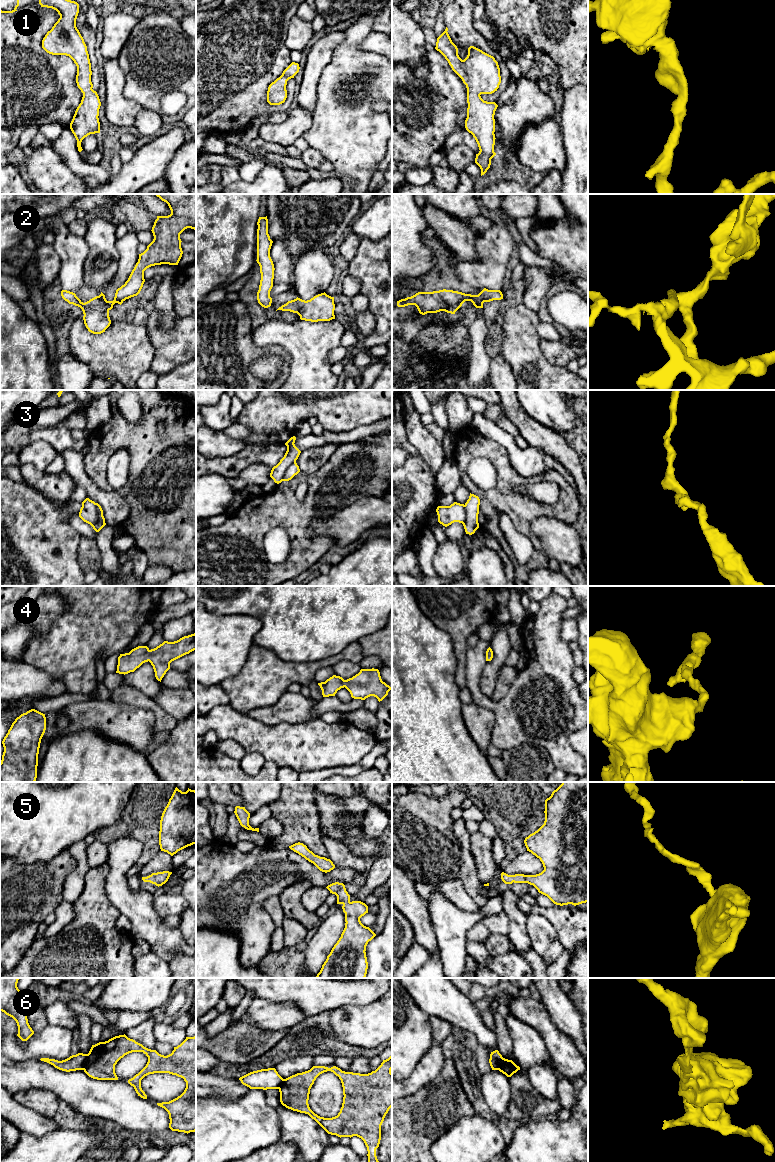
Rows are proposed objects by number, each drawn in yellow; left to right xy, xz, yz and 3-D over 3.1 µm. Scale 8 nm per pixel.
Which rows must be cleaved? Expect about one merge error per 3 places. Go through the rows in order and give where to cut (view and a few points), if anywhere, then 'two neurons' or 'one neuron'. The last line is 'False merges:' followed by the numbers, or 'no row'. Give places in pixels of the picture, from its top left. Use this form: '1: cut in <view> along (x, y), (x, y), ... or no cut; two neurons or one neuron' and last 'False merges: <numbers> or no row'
1: no cut; one neuron
2: no cut; one neuron
3: cut in xz along (295, 462), (288, 467), (282, 480); two neurons
4: no cut; one neuron
5: no cut; one neuron
6: cut in xy along (87, 1054), (82, 1069); two neurons
False merges: 3, 6

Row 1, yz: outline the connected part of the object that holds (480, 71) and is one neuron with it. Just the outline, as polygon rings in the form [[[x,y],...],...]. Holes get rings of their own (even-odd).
[[[446,27],[437,38],[435,49],[445,57],[452,70],[466,85],[468,108],[465,128],[478,144],[480,151],[476,154],[475,163],[480,167],[482,176],[490,168],[491,159],[496,155],[494,115],[498,105],[484,101],[480,95],[497,91],[501,83],[500,68],[493,56],[474,46],[468,48],[468,55],[462,60],[447,31]]]

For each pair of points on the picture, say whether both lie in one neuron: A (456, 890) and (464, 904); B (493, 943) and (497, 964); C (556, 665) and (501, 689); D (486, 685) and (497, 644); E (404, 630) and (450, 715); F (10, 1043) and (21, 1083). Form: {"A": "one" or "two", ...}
{"A": "one", "B": "two", "C": "two", "D": "one", "E": "one", "F": "two"}

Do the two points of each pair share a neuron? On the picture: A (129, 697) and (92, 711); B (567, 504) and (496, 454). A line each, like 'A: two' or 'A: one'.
A: two
B: one

